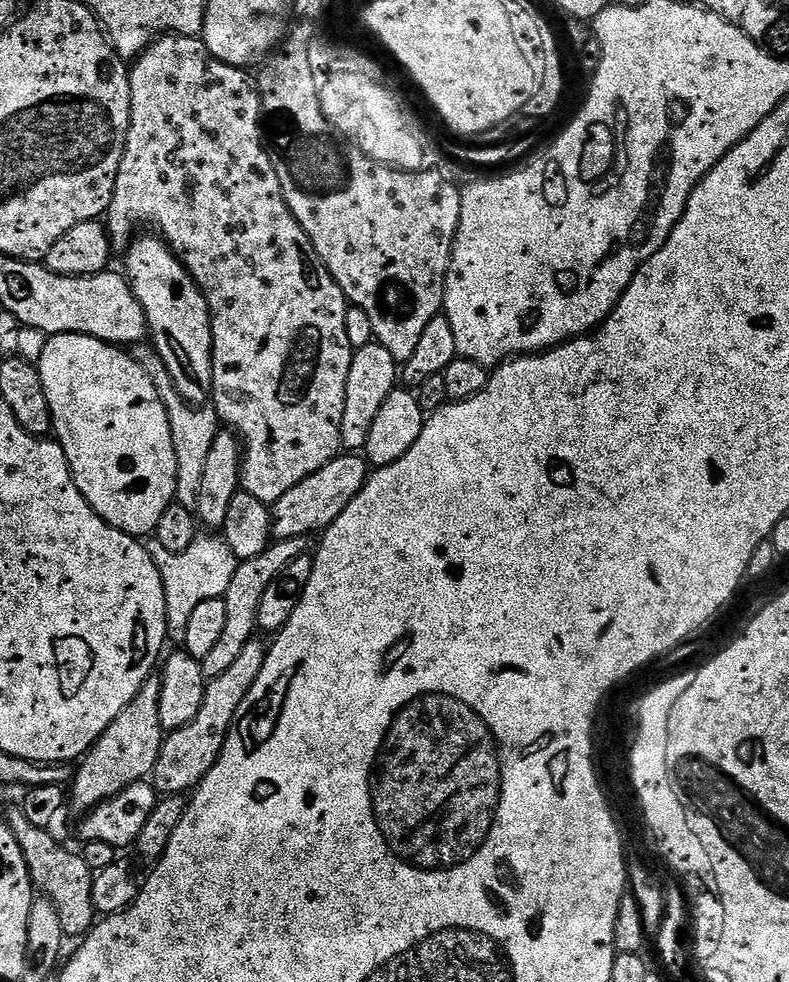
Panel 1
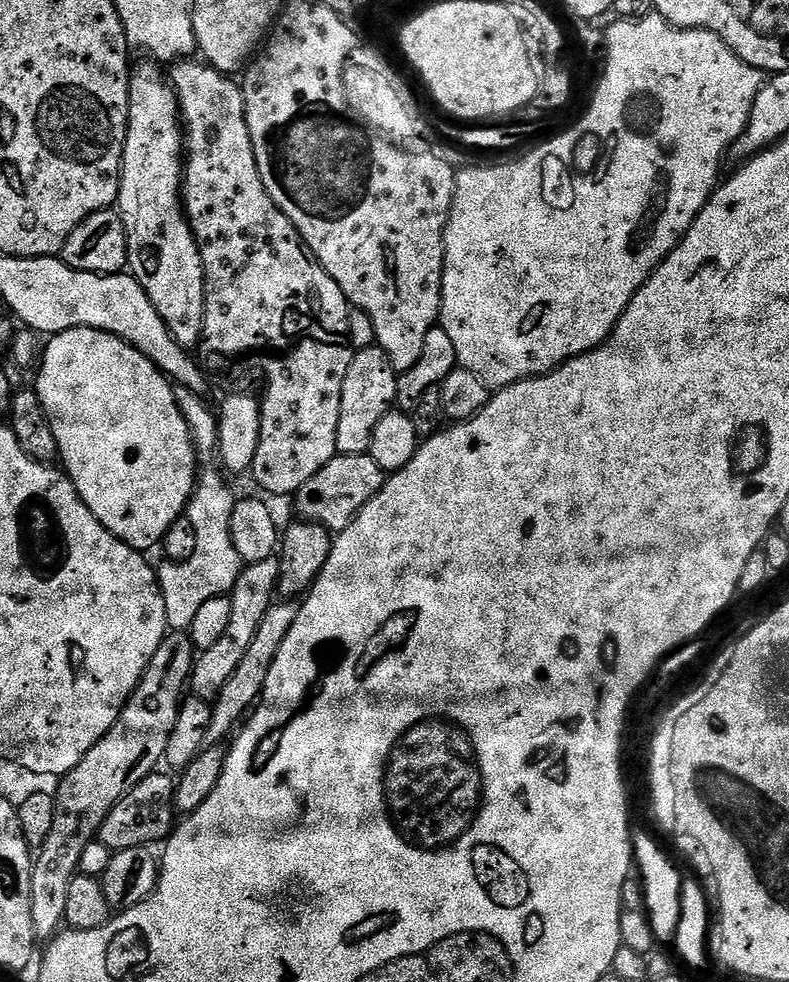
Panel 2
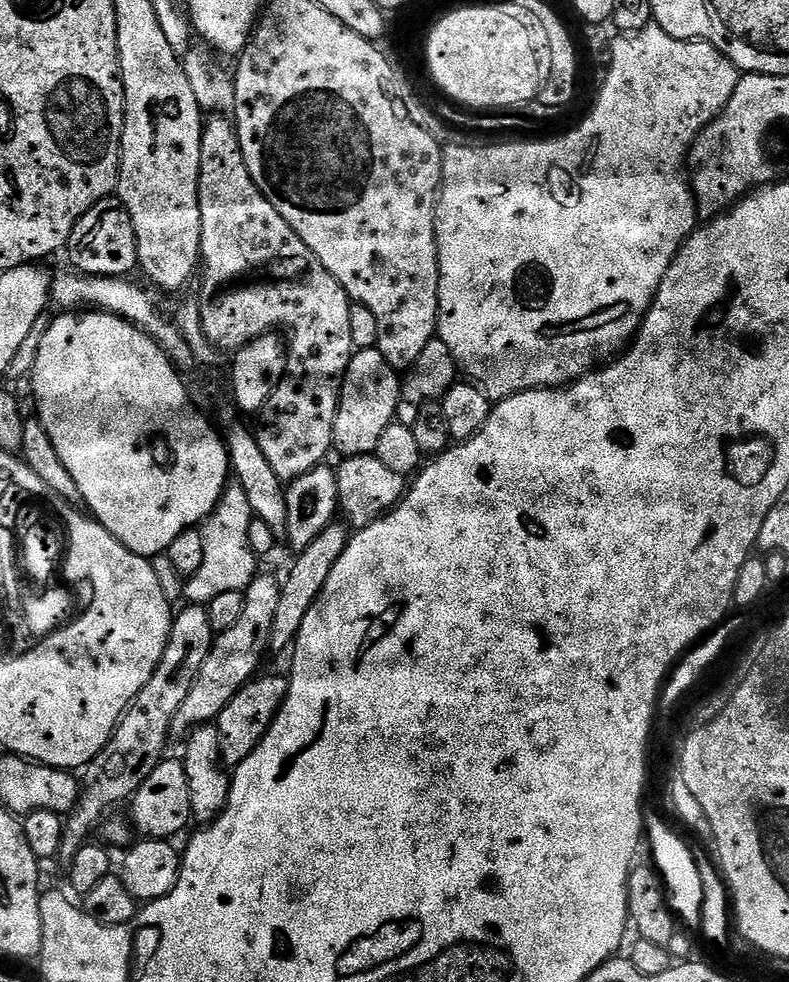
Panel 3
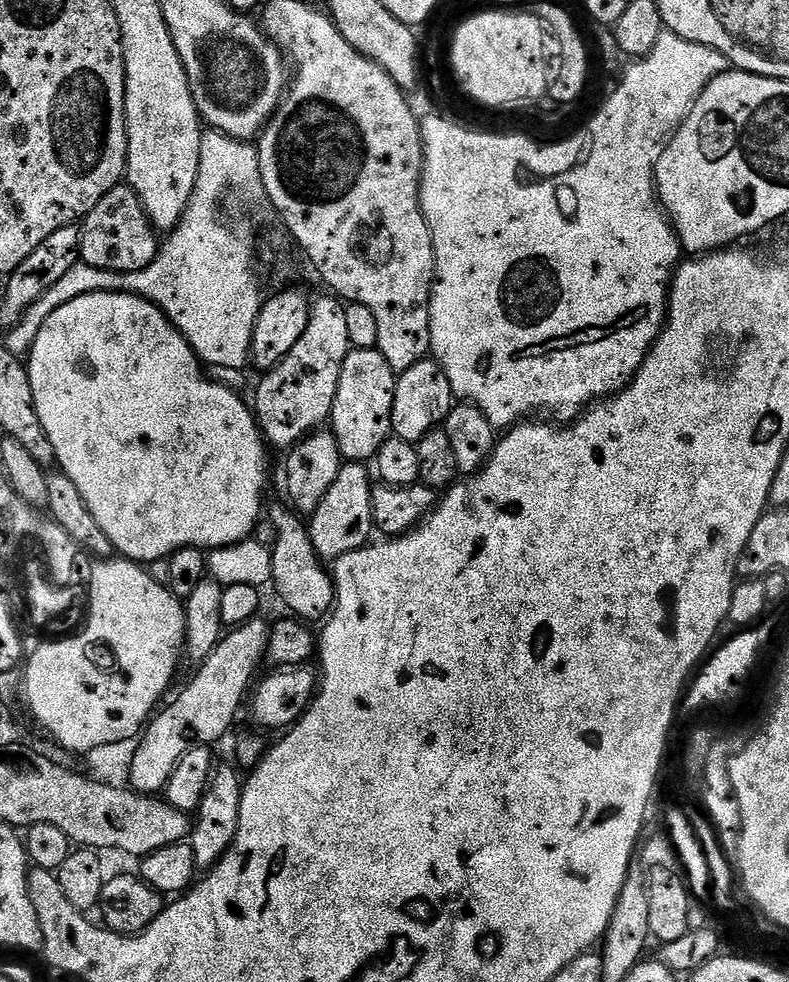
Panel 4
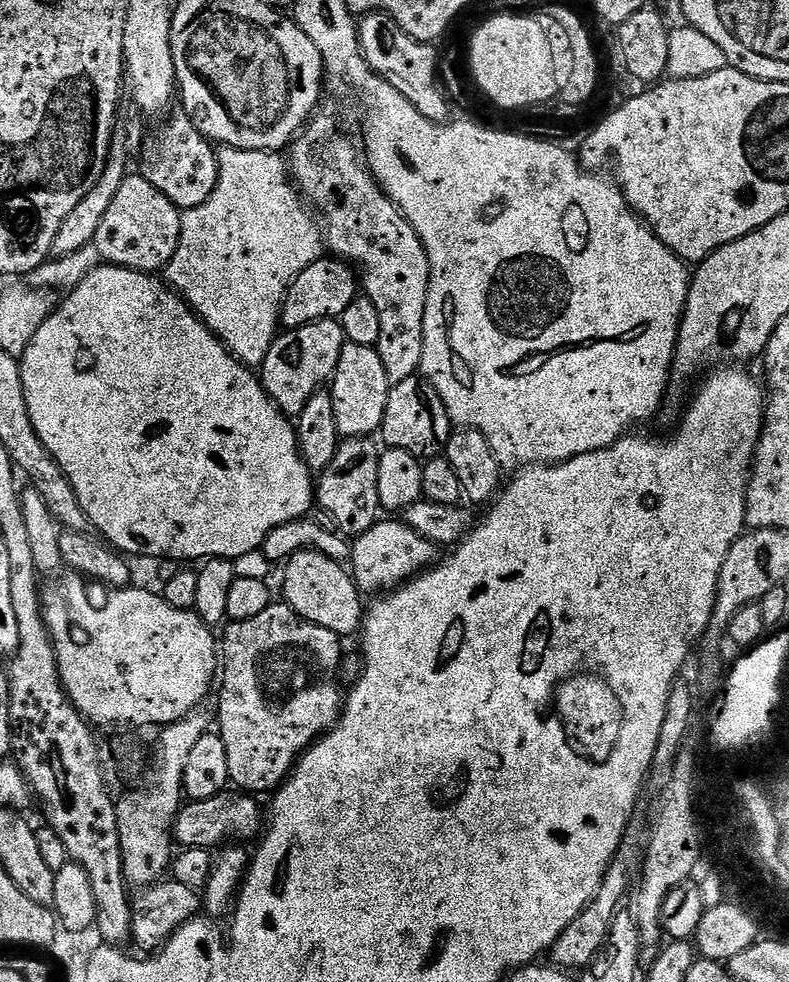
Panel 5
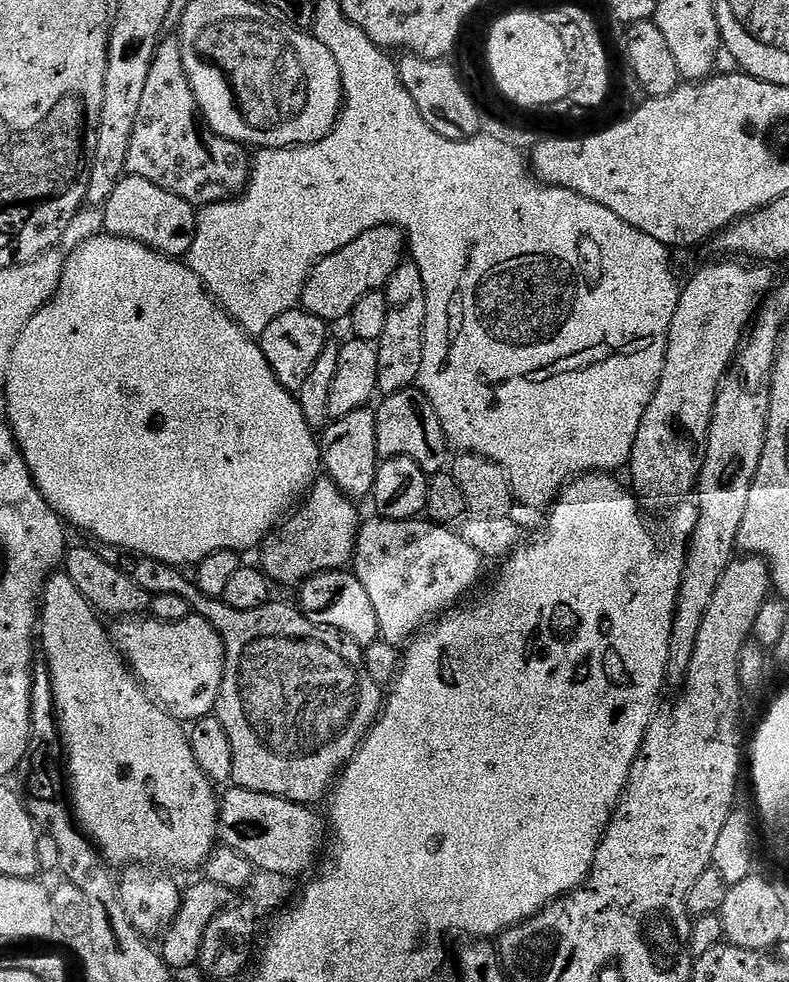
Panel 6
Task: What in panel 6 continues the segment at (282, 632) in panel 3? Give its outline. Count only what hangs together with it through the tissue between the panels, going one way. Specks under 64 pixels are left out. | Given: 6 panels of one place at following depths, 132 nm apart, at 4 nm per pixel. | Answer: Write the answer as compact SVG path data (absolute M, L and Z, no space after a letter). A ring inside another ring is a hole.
M371 407L354 410L341 420L332 420L323 429L318 440L322 457L322 468L327 479L340 487L340 491L353 501L371 497L372 487L376 481L376 469L382 457L378 454L378 430L376 429L376 413Z

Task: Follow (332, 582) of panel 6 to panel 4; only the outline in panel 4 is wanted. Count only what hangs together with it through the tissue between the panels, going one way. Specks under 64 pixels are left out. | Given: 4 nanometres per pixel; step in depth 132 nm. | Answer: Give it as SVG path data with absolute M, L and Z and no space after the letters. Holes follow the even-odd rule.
M276 504L272 508L272 528L276 531L276 544L272 550L272 582L280 600L289 608L293 617L304 622L323 621L333 611L336 603L336 585L331 571L326 569L325 561L320 559L314 550L314 542L310 538L307 527L295 511Z

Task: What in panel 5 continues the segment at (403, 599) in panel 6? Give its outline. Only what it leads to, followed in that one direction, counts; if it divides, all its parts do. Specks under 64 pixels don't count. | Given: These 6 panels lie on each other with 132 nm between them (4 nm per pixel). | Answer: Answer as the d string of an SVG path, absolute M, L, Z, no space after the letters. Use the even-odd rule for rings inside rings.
M377 521L377 524L353 539L350 548L350 571L361 593L392 590L427 569L434 561L437 547L422 538L403 521Z

